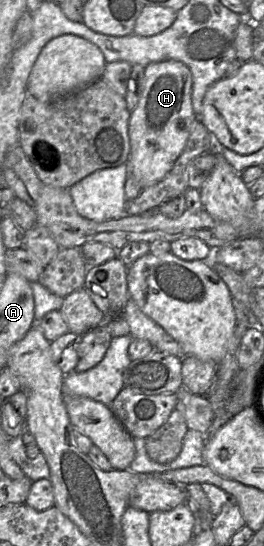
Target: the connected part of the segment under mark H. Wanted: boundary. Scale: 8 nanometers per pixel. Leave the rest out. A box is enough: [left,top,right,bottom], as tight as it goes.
[127,60,197,189]

